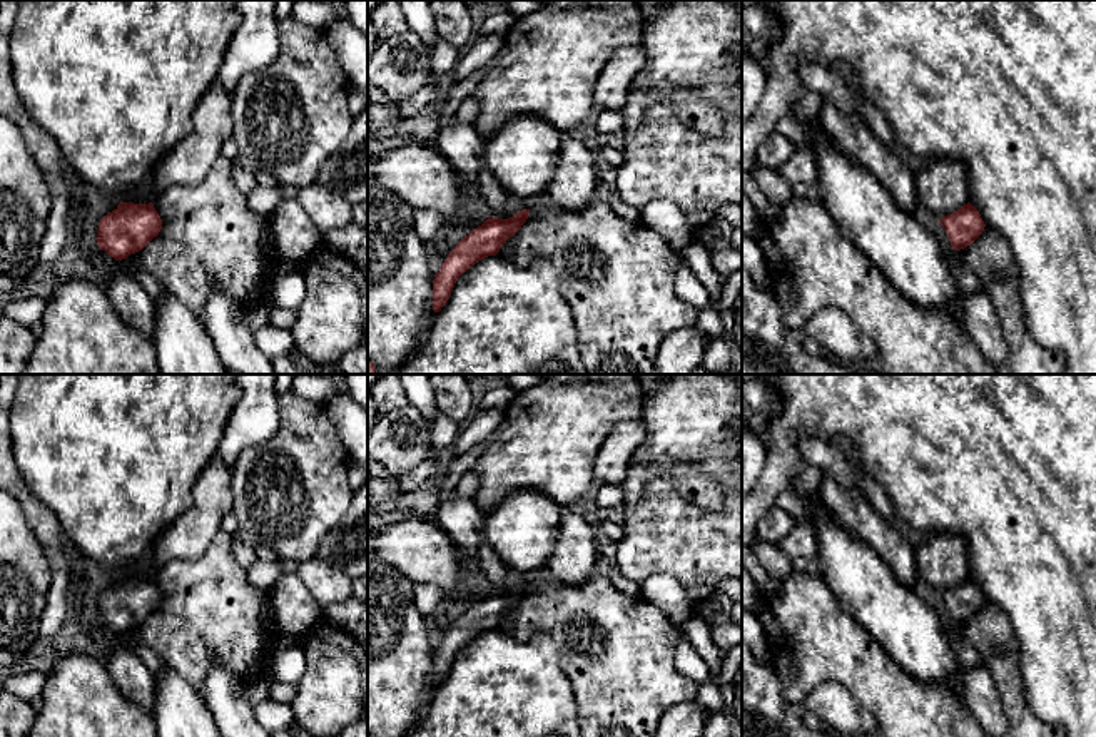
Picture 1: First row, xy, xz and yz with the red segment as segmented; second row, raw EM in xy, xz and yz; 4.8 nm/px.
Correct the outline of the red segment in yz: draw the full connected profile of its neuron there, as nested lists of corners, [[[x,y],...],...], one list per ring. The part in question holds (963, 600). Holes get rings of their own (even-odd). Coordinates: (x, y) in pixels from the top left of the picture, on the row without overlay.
[[[971,577],[941,592],[941,600],[946,603],[951,620],[956,625],[971,620],[986,602],[979,585]]]

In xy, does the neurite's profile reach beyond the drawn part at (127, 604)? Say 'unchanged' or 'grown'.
unchanged

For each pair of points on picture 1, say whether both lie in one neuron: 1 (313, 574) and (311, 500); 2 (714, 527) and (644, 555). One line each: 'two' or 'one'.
1: two
2: one

